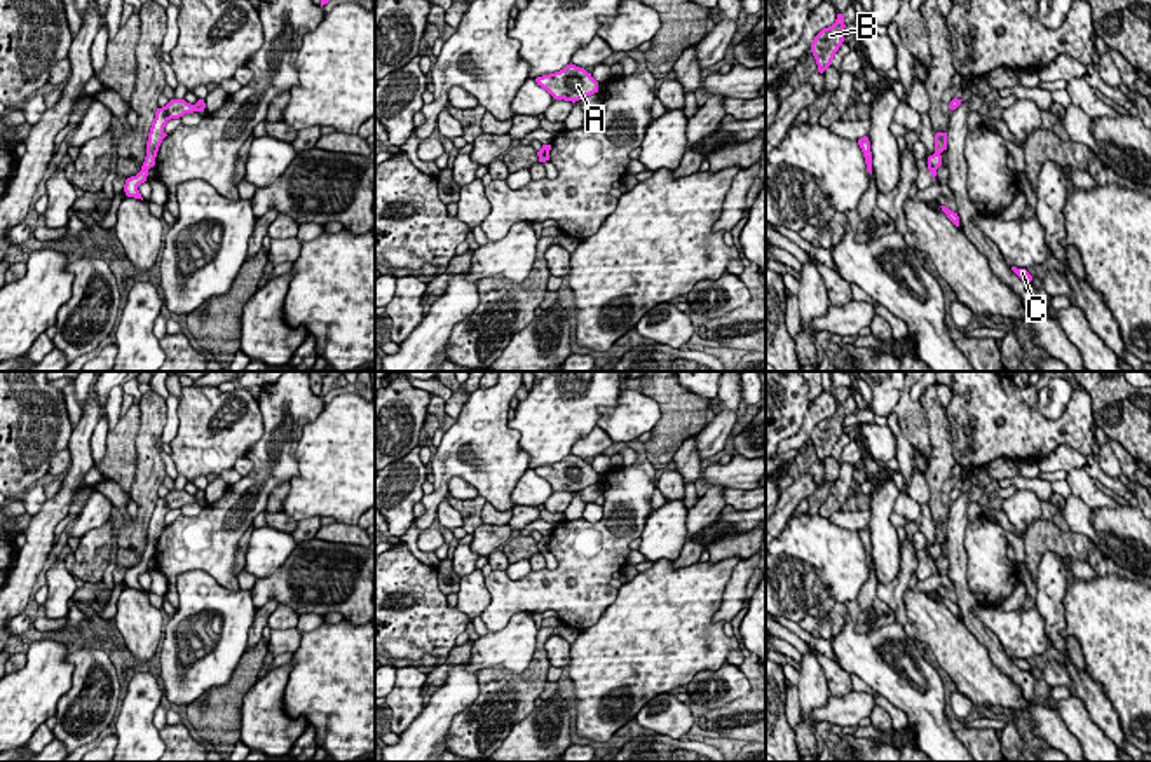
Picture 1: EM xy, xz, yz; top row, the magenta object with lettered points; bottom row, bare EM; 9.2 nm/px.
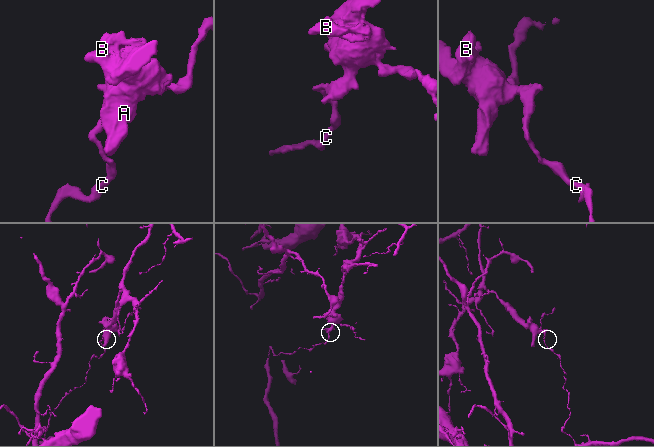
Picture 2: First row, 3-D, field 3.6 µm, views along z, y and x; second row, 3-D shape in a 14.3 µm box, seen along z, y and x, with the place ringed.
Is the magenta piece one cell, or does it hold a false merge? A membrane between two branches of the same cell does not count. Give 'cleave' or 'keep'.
cleave

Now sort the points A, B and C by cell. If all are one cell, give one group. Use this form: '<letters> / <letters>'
A B / C

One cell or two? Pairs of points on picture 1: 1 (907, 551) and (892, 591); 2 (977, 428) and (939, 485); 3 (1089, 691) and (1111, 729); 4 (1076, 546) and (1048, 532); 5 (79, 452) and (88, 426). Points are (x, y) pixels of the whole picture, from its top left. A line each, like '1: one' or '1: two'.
1: one
2: two
3: one
4: one
5: one

